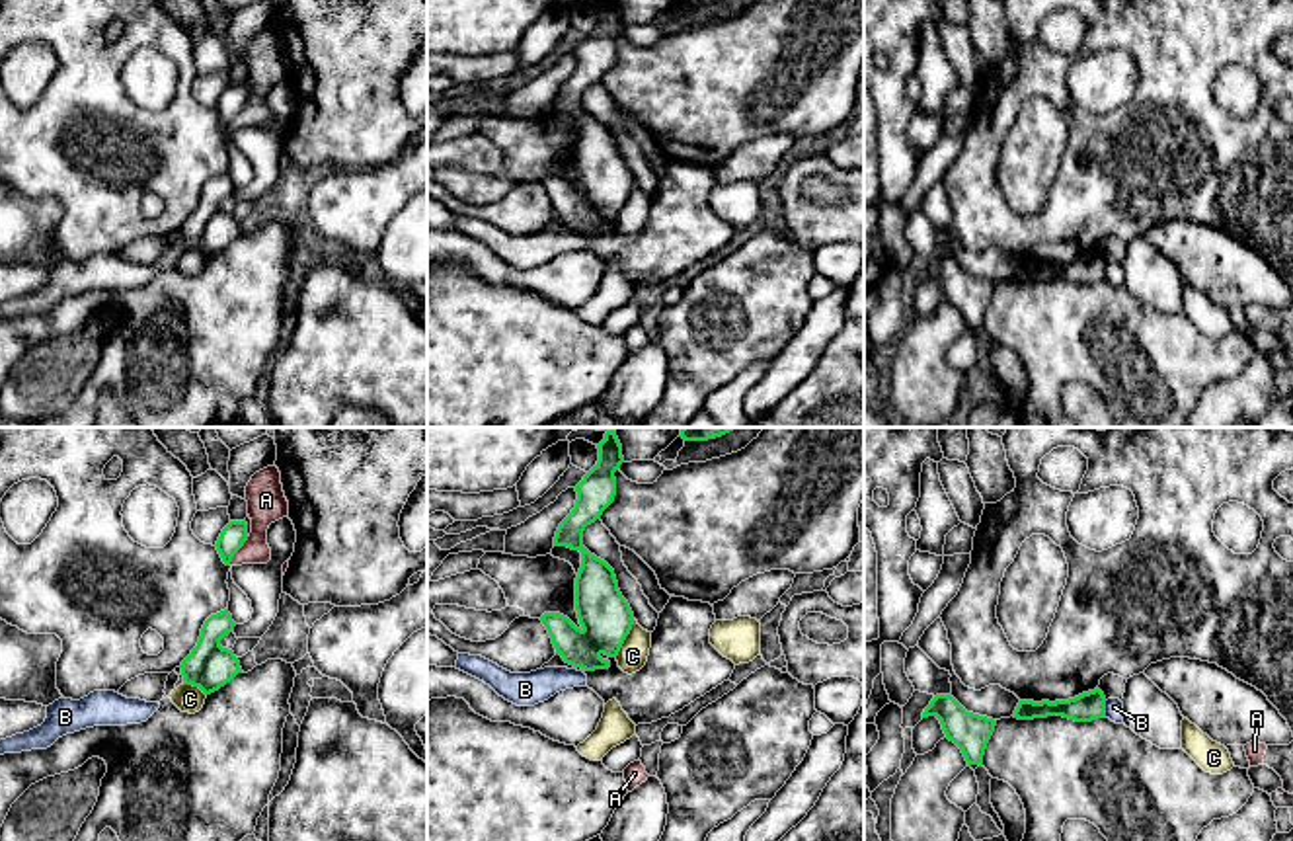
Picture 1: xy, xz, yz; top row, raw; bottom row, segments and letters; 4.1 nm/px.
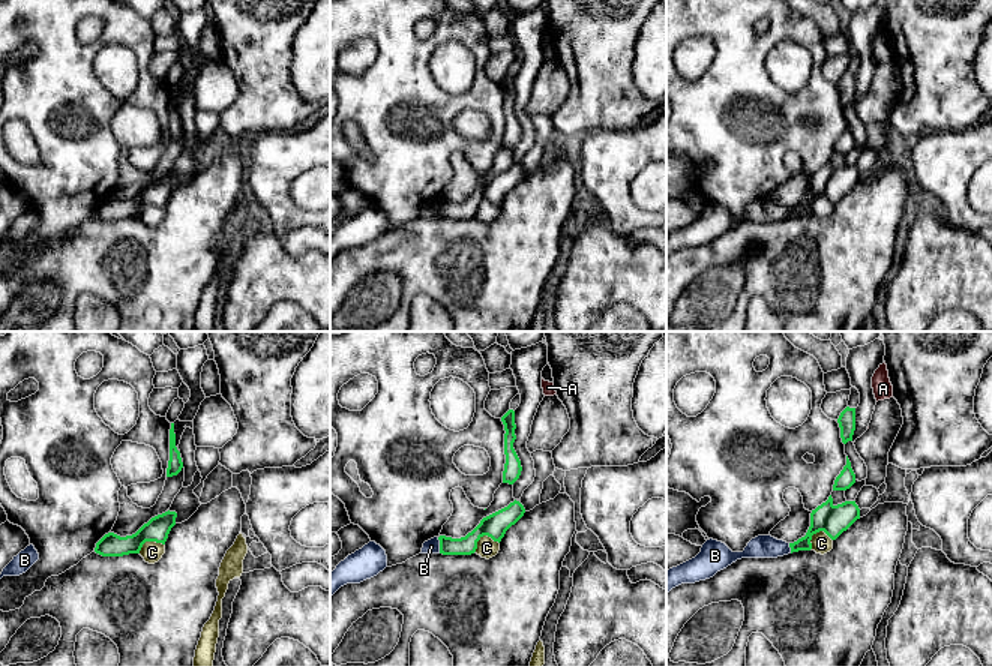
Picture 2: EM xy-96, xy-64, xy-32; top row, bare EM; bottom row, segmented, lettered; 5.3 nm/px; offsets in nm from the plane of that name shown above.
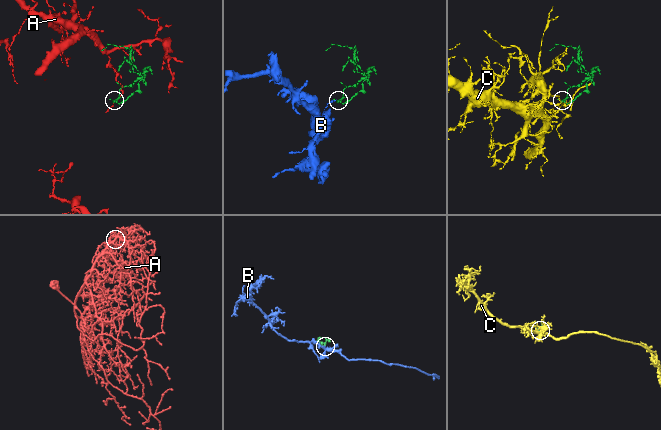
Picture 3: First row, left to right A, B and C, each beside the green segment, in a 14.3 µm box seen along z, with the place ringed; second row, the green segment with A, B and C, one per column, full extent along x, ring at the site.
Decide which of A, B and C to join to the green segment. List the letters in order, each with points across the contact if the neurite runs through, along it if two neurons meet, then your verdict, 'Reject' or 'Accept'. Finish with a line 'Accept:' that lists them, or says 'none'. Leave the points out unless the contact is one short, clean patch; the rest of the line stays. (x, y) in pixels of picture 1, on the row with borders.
A: Reject
B: Boundary: yz (1104, 701), (1106, 715). Reject
C: Reject
Accept: none

